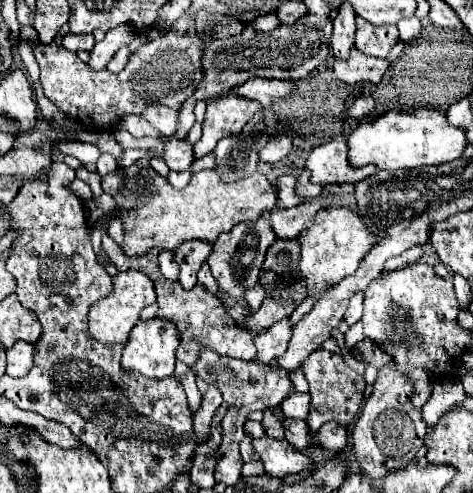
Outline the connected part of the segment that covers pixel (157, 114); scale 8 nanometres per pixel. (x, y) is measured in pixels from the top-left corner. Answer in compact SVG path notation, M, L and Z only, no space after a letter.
M148 105L142 115L148 123L152 123L162 135L174 135L178 131L178 111L162 107L162 105Z

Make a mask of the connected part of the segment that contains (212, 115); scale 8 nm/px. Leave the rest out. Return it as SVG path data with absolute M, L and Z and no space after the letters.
M234 93L212 99L202 121L202 137L194 143L194 159L200 159L206 153L214 151L216 143L222 137L238 135L258 109L260 103L238 97Z

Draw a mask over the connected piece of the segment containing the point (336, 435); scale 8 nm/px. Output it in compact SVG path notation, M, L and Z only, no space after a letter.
M336 421L326 423L320 431L316 431L316 443L320 447L326 447L326 449L338 453L348 443L348 427L346 425L340 425Z

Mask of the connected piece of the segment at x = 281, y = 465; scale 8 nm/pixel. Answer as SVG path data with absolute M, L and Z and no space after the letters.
M262 437L262 439L252 439L252 445L266 463L266 473L274 477L296 475L314 465L314 459L310 455L302 455L286 439L278 441L272 437Z

